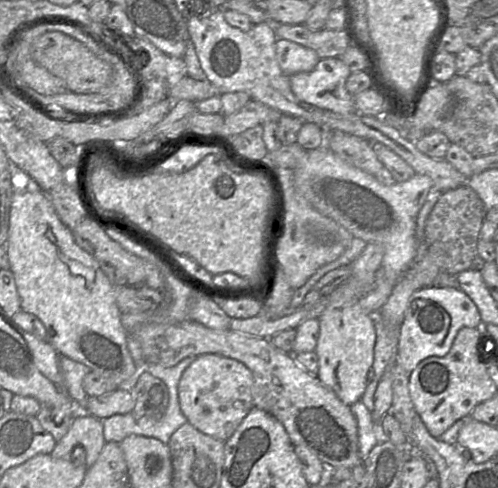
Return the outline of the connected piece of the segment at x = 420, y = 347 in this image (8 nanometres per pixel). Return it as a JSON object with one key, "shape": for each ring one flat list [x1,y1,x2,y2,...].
{"shape":[[425,287,415,291,400,328,396,363,410,375,424,359,446,356,462,328,482,328,480,312,466,293,451,287]]}

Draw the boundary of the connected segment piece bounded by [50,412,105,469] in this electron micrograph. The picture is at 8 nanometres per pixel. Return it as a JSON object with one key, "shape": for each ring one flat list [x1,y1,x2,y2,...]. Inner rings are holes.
{"shape":[[87,412,78,413,67,433,57,442,50,455,54,458,68,458,76,445,85,449,85,465,89,469,96,462,105,445,102,420]]}

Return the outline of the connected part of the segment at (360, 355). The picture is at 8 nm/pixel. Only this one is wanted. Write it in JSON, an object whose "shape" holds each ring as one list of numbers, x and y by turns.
{"shape":[[358,301,347,306,327,307,318,318,319,336,317,378,348,406,361,400,367,386,367,373,373,365,376,342,375,315,363,312]]}

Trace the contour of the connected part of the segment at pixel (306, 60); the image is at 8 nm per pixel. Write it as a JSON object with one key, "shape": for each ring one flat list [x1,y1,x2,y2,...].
{"shape":[[277,39,275,51,281,70,288,76,312,71,321,60,314,50,286,39]]}

